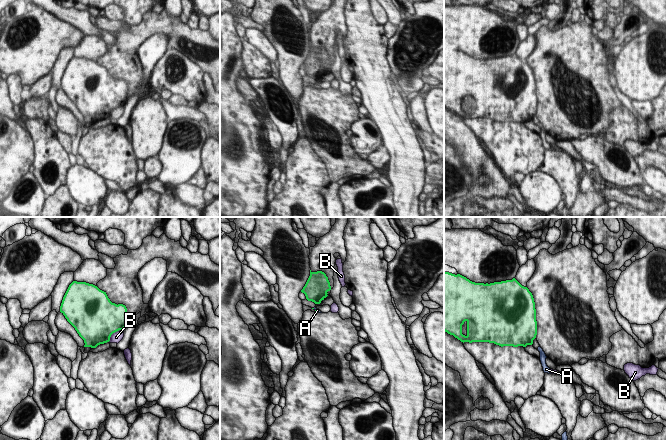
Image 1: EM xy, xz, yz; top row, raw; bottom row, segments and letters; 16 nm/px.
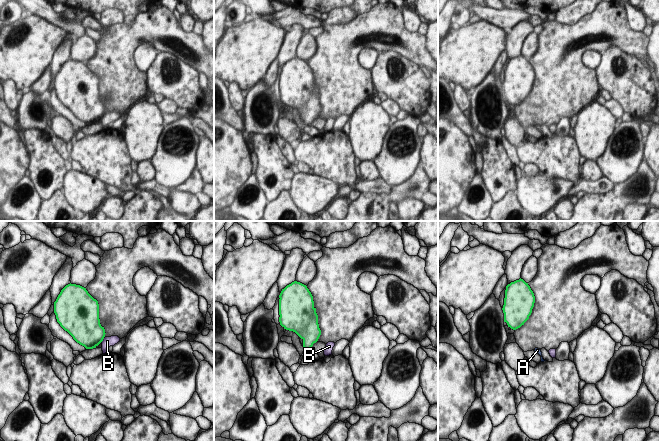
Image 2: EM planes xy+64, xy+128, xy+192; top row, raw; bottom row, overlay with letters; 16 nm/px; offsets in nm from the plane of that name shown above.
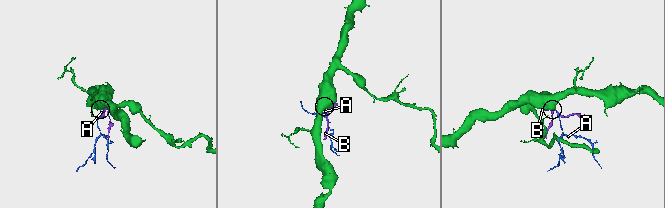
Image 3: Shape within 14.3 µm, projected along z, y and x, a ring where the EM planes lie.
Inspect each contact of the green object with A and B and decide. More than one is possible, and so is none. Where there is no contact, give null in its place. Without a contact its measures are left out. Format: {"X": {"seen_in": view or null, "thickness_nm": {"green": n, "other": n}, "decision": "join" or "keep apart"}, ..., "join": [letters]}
{"A": {"seen_in": "xz", "thickness_nm": {"green": 30, "other": 60}, "decision": "join"}, "B": {"seen_in": "xy", "thickness_nm": {"green": 500, "other": 170}, "decision": "keep apart"}, "join": ["A"]}

